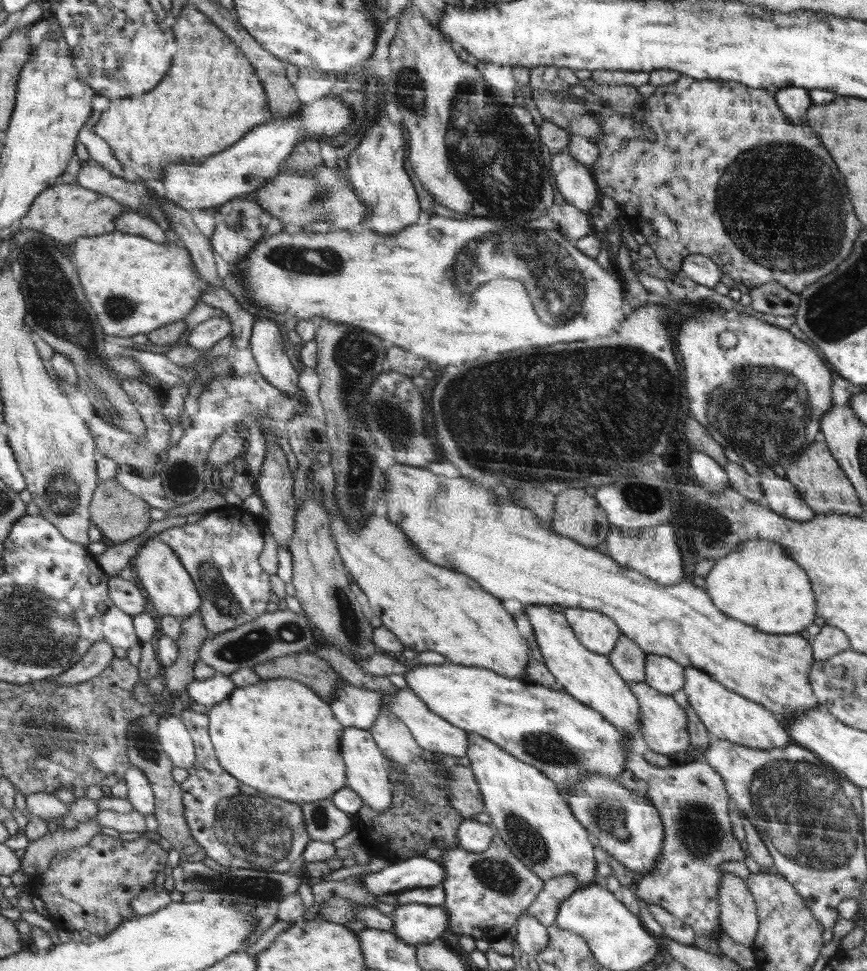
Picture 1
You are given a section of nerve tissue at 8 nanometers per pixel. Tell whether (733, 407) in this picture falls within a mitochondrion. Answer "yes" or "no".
yes

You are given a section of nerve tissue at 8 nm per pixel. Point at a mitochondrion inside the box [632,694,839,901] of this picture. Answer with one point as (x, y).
(700, 832)

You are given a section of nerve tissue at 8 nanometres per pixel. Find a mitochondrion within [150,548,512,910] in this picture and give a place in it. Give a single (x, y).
(249, 829)

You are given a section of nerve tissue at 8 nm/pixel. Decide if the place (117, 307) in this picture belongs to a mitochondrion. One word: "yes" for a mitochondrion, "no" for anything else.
yes

